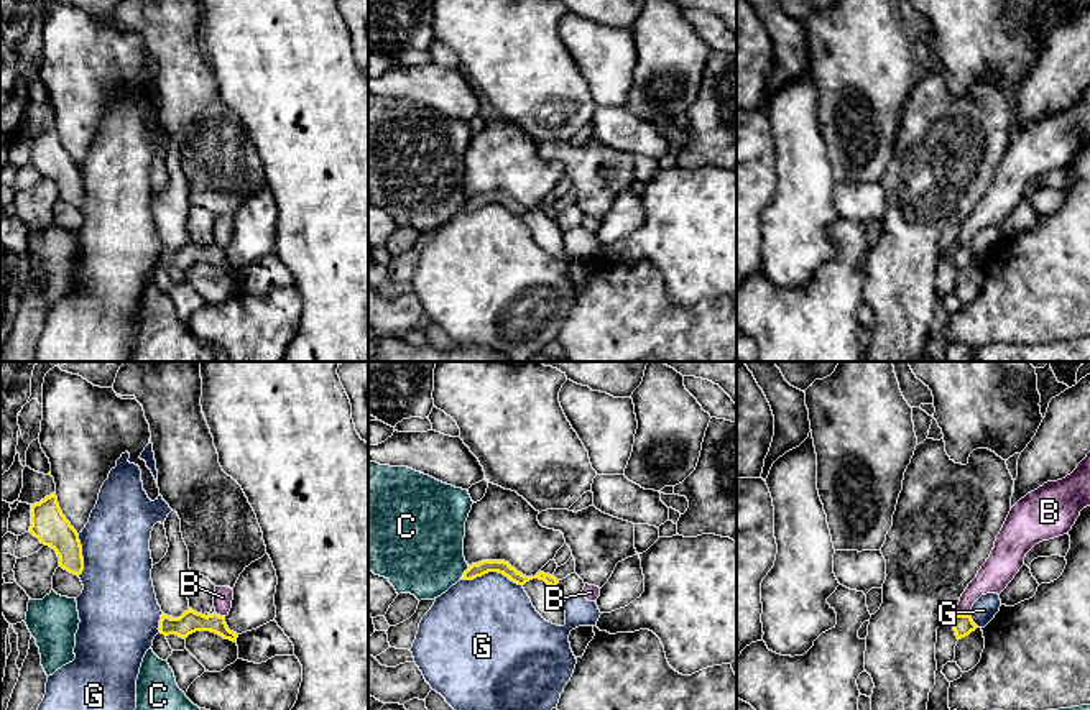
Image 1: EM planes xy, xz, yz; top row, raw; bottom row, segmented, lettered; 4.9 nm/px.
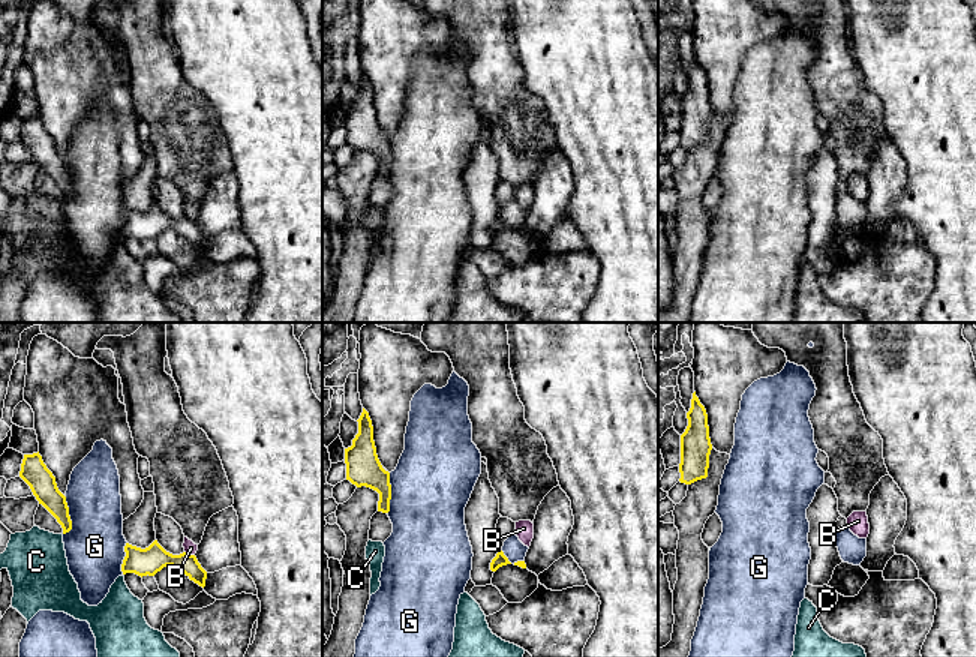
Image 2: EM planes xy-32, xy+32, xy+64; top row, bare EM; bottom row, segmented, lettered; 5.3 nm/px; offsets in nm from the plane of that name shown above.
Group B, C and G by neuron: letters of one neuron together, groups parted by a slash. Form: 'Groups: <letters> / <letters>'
Groups: B / C / G

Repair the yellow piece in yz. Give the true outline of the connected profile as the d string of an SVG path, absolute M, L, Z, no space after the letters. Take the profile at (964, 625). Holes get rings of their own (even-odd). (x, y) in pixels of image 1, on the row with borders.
M1090 452L1062 480L1047 482L1021 498L1009 511L995 547L960 597L954 615L957 639L978 626L970 616L973 603L986 593L1001 593L1039 542L1069 534L1080 511L1090 506Z

